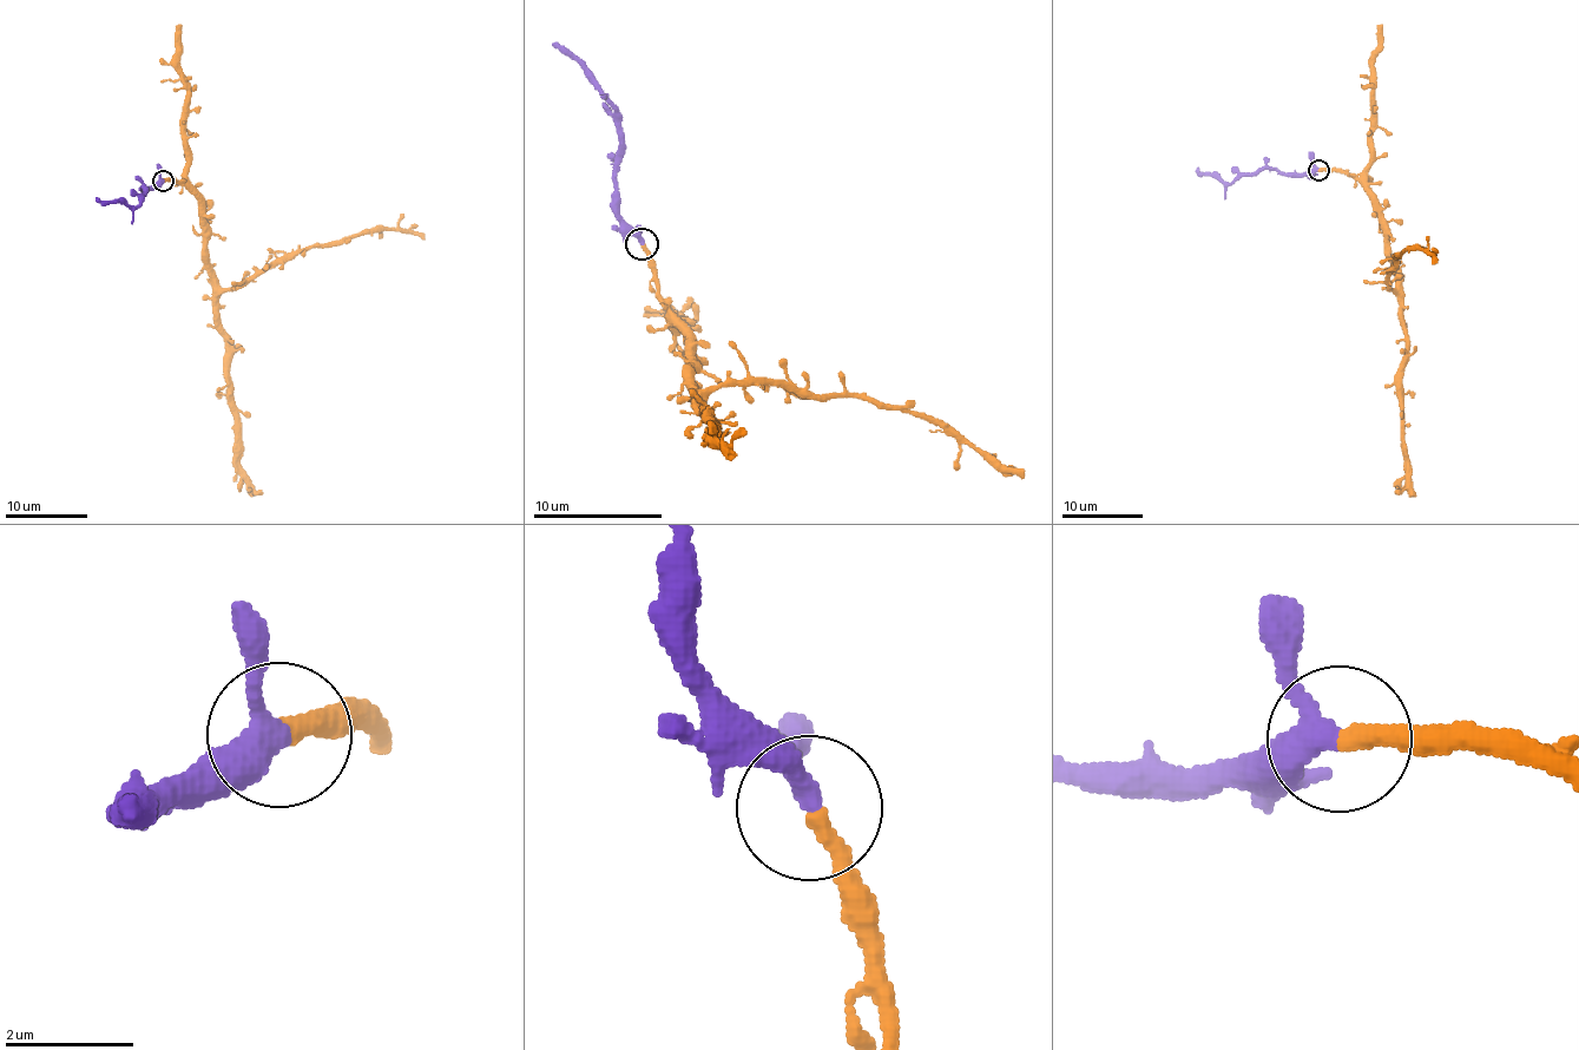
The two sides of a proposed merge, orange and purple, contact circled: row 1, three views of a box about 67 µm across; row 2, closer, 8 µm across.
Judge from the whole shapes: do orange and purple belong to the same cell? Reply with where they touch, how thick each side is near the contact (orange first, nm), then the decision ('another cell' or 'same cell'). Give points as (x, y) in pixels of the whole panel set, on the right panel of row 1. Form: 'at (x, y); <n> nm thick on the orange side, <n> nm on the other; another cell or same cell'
at (1318, 170); 280 nm thick on the orange side, 320 nm on the other; same cell

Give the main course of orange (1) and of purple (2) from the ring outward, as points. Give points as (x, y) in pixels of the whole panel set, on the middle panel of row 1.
1: (640, 244), (657, 296), (686, 332), (685, 371), (698, 391), (783, 382), (908, 405), (1024, 477)
2: (640, 244), (640, 235), (618, 214), (620, 115), (553, 43)

